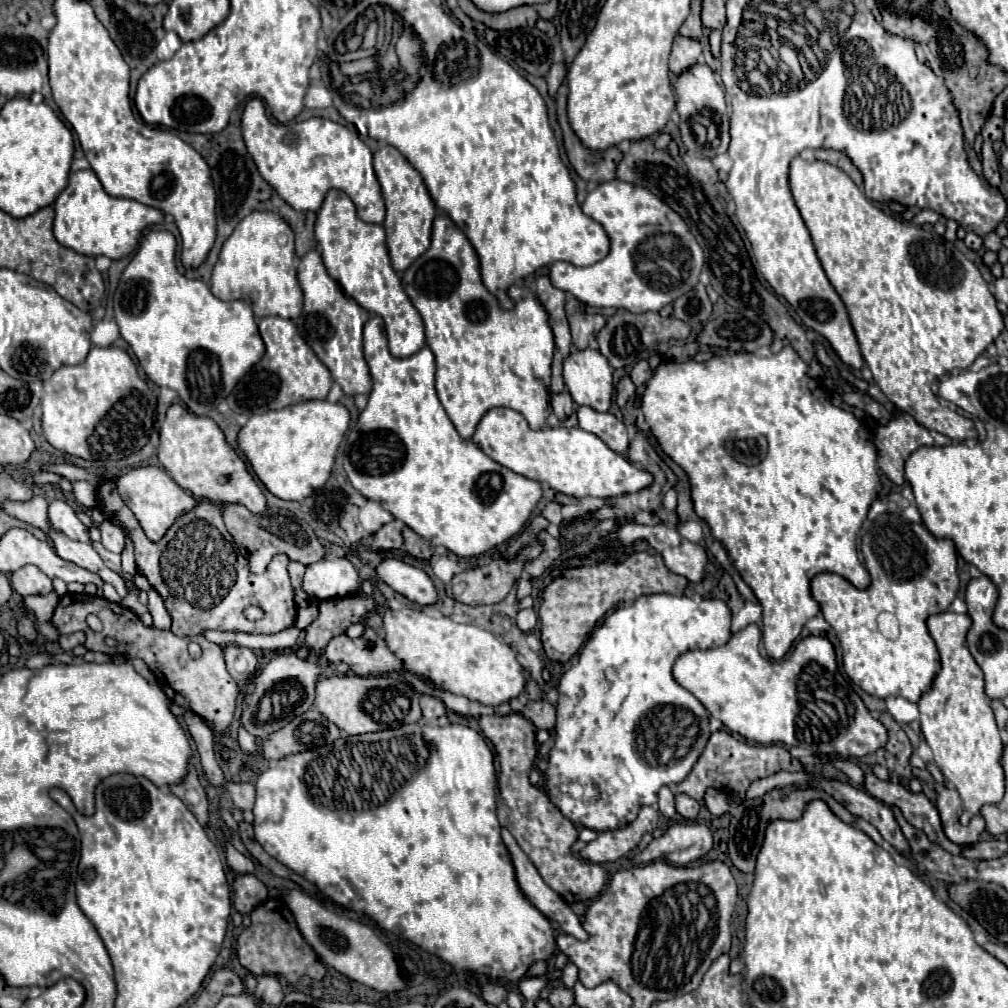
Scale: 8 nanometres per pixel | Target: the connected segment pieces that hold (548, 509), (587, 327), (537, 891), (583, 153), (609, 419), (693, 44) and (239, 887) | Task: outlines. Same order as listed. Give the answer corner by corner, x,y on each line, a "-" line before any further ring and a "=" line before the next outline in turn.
549,502
545,506
545,510
541,512
541,516
547,518
549,524
555,524
555,526
559,526
563,522
563,518
561,518
561,506
557,502
=
571,294
567,296
567,320
571,326
571,336
573,336
573,346
577,350
583,350
589,346
589,342
599,334
599,330
605,326
605,318
601,314
587,314
585,304
573,298
=
507,828
501,830
501,838
513,858
517,884
523,890
523,894
529,898
529,902
533,902
533,906
537,906
537,910
541,910
541,914
545,914
549,920
559,922
559,926
565,934
571,934
577,940
587,940
589,934
583,930
575,912
569,908
569,904
557,892
553,892
543,882
537,868
527,858
527,854
519,848
519,844
515,842
515,838
511,836
511,832
=
563,82
557,90
557,118
563,130
563,142
565,142
565,150
567,150
571,166
583,180
593,180
599,184
613,180
617,162
621,160
623,154
617,148
595,152
581,144
581,140
571,130
569,120
567,120
567,94
569,94
569,88
=
581,406
577,410
577,418
579,418
579,426
585,432
599,436
611,450
615,450
619,454
627,452
629,438
627,438
627,428
625,428
623,420
615,418
609,412
597,412
589,406
=
677,36
673,42
673,52
671,52
671,60
669,60
673,78
677,78
679,74
683,74
691,66
695,66
699,62
699,56
701,56
701,44
697,40
=
243,874
235,878
233,884
233,908
241,914
249,914
253,908
263,904
269,898
267,886
257,880
253,874

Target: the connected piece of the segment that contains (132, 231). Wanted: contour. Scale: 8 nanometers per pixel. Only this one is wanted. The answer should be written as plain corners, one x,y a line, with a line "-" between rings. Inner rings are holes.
79,170
69,176
67,188
55,200
55,226
53,234
61,246
67,246
85,256
107,256
111,260
121,260
129,256
137,242
139,234
153,224
163,222
163,212
151,206
145,206
129,198
109,196
97,174
93,170

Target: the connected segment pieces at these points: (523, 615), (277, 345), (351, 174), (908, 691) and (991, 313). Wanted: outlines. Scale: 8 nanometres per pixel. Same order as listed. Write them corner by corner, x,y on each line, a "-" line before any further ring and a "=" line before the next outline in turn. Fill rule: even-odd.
525,608
525,610
519,610
517,612
517,626
523,630
523,632
531,632
537,624
537,614
533,608
=
269,316
259,322
259,332
265,342
265,356
257,362
245,378
233,388
227,402
233,412
263,414
267,410
279,410
303,400
323,400
333,384
327,366
313,354
307,342
297,332
293,320
=
259,98
247,102
241,118
243,138
253,156
259,174
277,190
277,194
295,210
317,212
329,188
343,190
357,206
357,216
365,222
381,224
385,202
373,170
369,146
347,126
325,118
309,118
299,124
277,124
267,118
=
887,512
887,532
883,514
865,532
861,552
865,556
865,566
873,578
873,584
867,590
851,586
837,574
817,574
811,580
811,594
819,602
825,620
831,624
841,642
843,670
847,672
847,676
871,696
883,700
891,696
903,696
909,702
919,702
921,694
931,690
933,678
939,674
941,668
937,646
929,636
925,622
931,614
947,612
959,590
957,556
953,542
937,540
921,524
911,524
903,516
=
797,156
791,162
789,182
795,204
811,232
821,266
849,310
861,354
879,388
897,408
909,412
921,426
957,442
977,438
971,418
959,416
939,404
931,388
931,378
939,378
955,368
969,368
1003,330
1003,316
997,310
997,300
989,292
979,268
943,236
911,226
879,210
841,168
829,162
805,162

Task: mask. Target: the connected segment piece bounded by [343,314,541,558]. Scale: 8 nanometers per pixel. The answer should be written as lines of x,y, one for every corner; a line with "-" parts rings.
371,316
363,328
365,360
373,378
373,392
367,408
359,414
357,428
349,432
345,444
345,472
353,488
367,500
377,500
397,520
421,534
433,546
445,546
459,558
481,556
513,538
529,520
541,500
541,484
491,460
477,444
465,440
455,430
435,392
435,356
431,348
421,348
411,358
395,358
387,348
387,334
381,316

